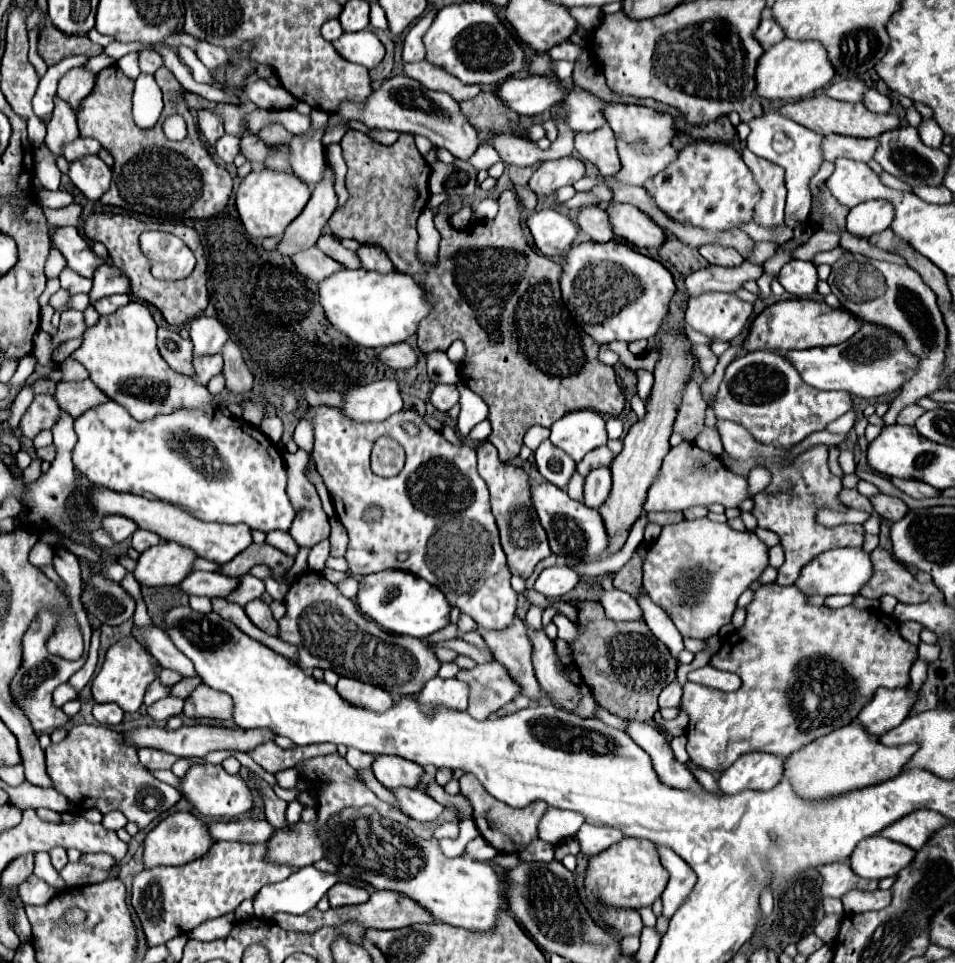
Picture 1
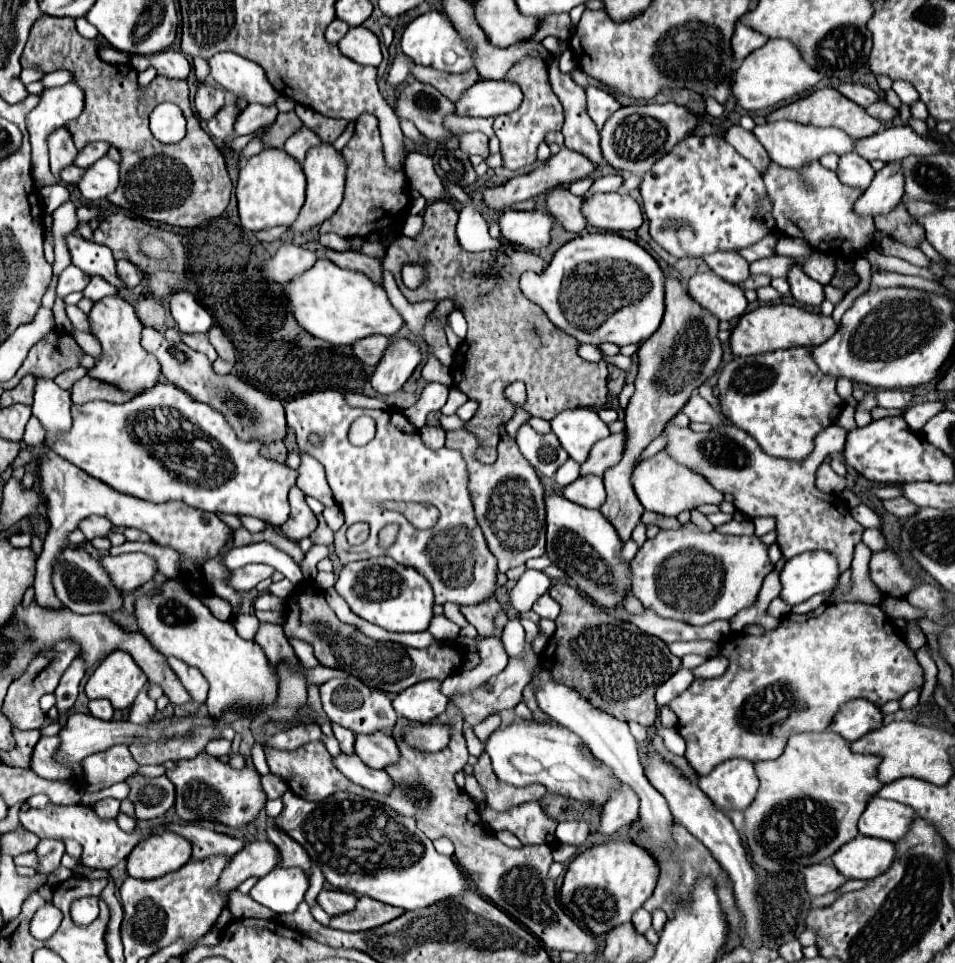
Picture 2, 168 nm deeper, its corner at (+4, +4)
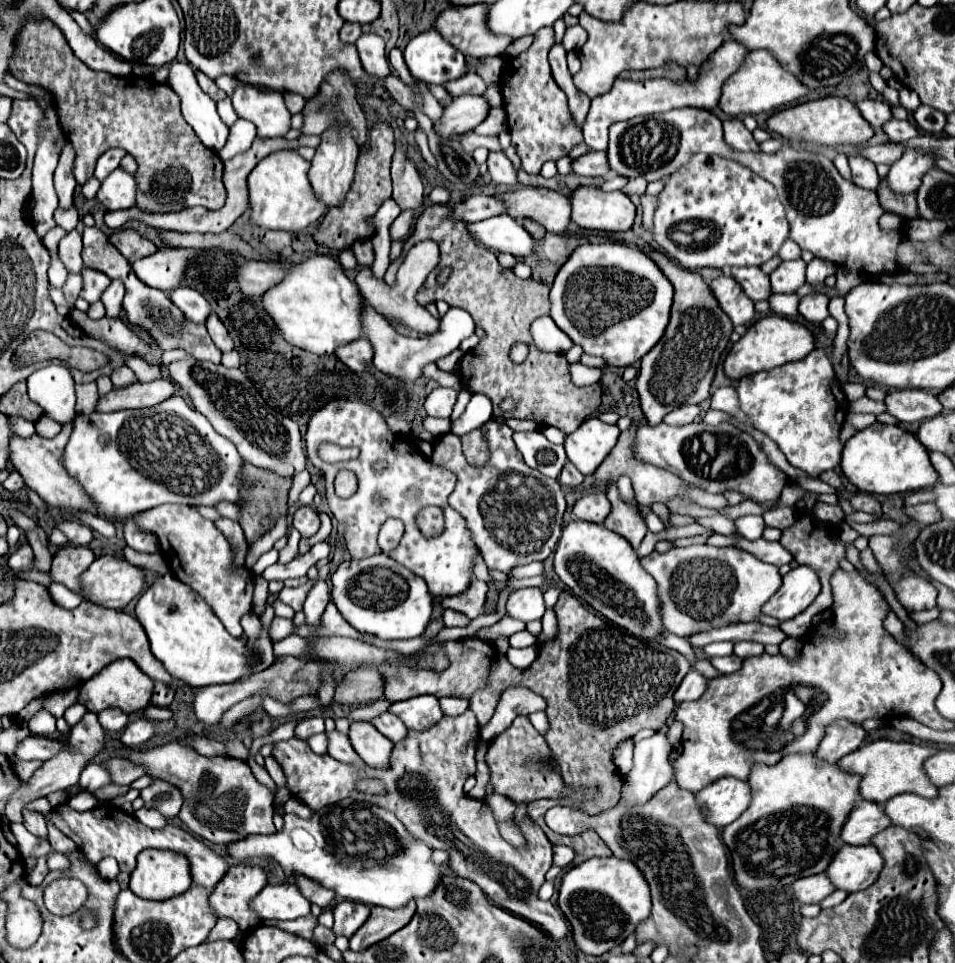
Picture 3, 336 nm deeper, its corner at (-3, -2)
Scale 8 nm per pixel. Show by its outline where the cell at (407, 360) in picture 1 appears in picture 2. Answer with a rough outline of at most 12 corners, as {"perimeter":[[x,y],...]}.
{"perimeter":[[368,336],[354,344],[356,356],[376,366],[388,348],[386,336]]}

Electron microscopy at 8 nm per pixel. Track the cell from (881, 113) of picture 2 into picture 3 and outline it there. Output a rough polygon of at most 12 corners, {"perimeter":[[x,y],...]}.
{"perimeter":[[895,120],[883,126],[891,142],[921,134],[913,122]]}

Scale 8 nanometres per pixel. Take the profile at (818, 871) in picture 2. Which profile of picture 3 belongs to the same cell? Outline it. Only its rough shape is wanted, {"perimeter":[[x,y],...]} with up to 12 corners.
{"perimeter":[[825,874],[791,884],[801,904],[819,904],[835,888]]}

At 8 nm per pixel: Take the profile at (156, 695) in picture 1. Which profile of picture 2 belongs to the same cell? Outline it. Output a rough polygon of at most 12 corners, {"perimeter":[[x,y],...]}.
{"perimeter":[[152,682],[136,696],[130,718],[146,724],[156,714],[156,702],[148,696]]}

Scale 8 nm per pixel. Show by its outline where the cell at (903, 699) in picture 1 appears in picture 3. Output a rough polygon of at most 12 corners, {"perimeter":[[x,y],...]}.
{"perimeter":[[833,722],[815,756],[835,764],[865,738],[859,724]]}

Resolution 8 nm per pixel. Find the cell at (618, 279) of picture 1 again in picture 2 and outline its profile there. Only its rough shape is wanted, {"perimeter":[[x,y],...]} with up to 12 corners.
{"perimeter":[[610,232],[566,242],[522,292],[582,344],[642,344],[666,276]]}

